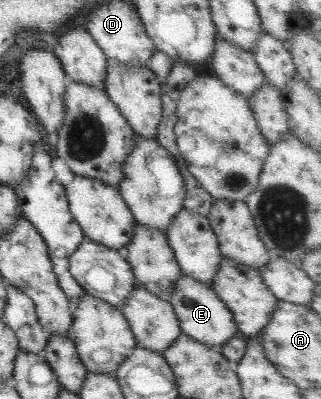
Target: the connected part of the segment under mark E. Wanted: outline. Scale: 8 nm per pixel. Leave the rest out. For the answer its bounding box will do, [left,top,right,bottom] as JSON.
[169,275,239,349]

